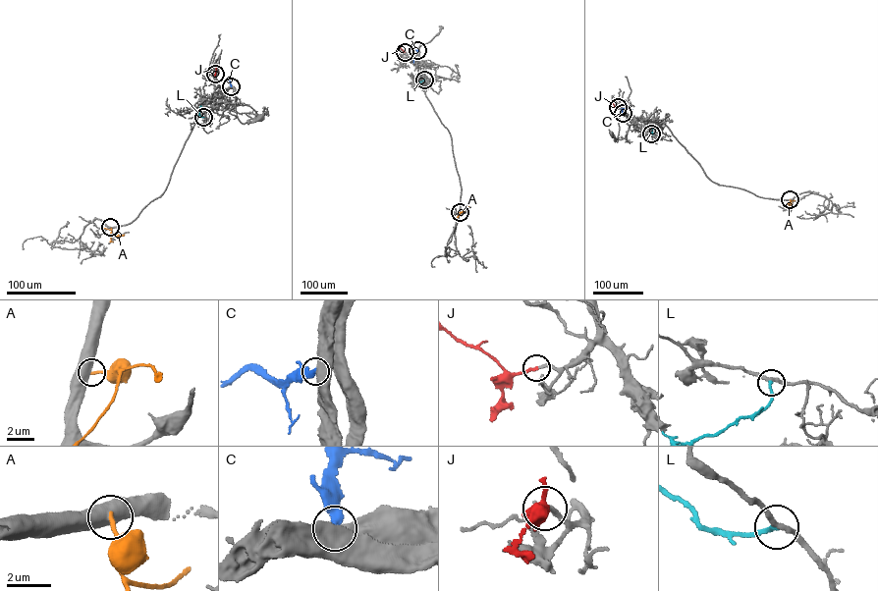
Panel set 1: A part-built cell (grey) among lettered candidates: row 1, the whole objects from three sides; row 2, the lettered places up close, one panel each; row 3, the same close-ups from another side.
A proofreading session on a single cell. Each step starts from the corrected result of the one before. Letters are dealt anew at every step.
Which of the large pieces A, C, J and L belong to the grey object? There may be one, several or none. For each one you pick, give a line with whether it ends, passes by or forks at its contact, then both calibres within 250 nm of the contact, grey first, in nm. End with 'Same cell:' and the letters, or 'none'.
J: it ends | 240/240 nm
Same cell: J

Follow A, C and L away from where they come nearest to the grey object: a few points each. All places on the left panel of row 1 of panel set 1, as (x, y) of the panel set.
A: (110, 227), (111, 236), (124, 235)
C: (231, 86), (228, 79), (219, 81)
L: (203, 117), (199, 114), (200, 105)

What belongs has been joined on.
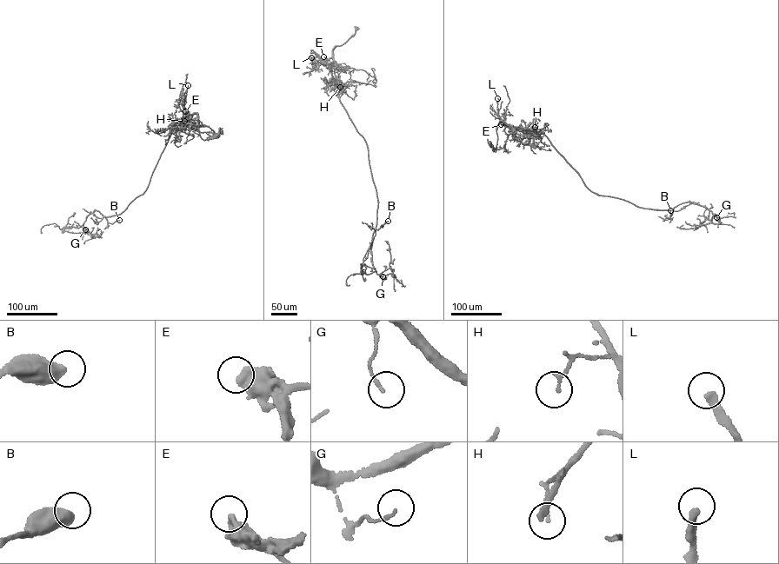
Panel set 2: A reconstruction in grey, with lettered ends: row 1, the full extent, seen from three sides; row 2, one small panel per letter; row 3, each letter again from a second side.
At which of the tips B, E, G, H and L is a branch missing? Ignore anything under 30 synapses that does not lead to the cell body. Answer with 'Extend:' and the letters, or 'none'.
Extend: none

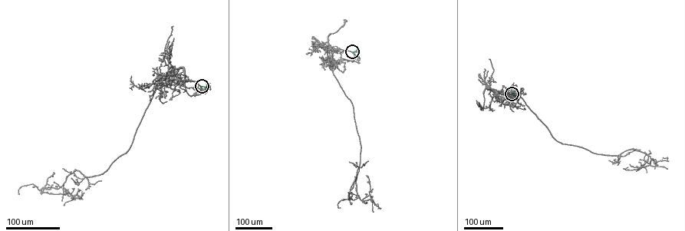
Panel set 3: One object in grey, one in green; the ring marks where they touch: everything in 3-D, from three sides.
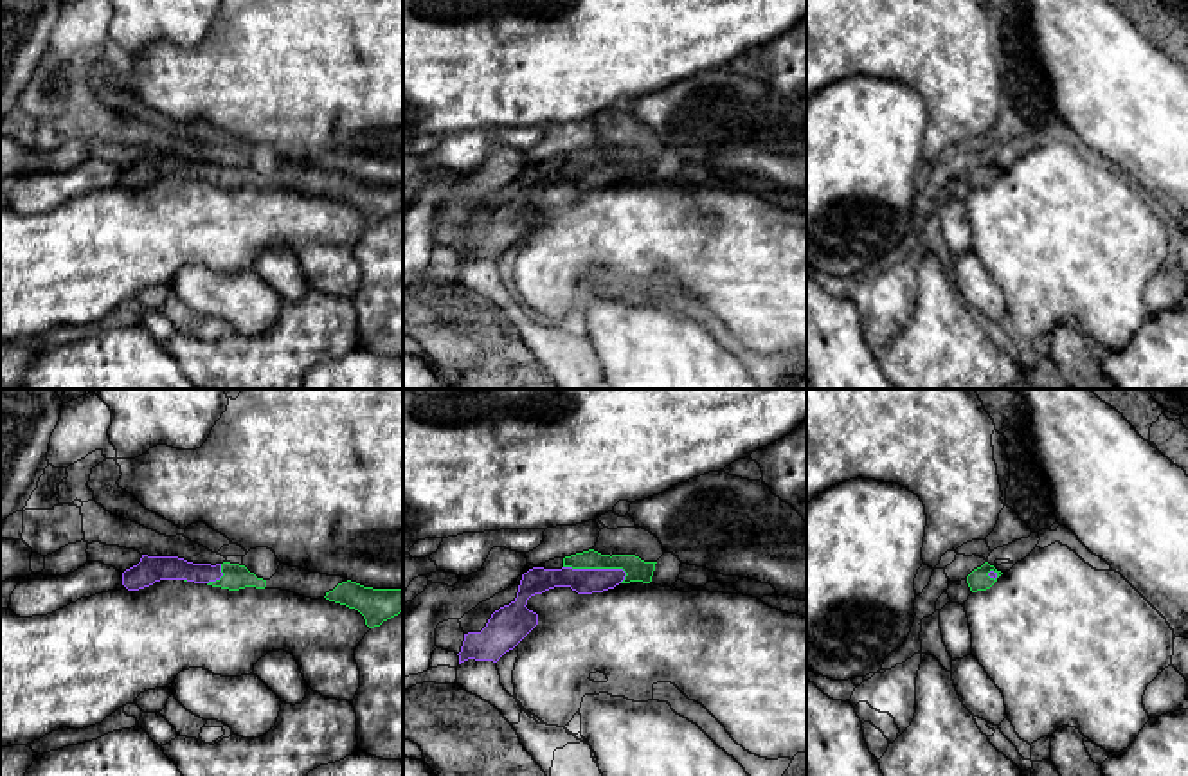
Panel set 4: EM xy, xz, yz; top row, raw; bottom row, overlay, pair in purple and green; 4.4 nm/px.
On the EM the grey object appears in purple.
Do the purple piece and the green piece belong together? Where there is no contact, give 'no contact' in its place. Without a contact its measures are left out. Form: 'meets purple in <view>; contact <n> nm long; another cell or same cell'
meets purple in xz; contact 300 nm long; same cell

